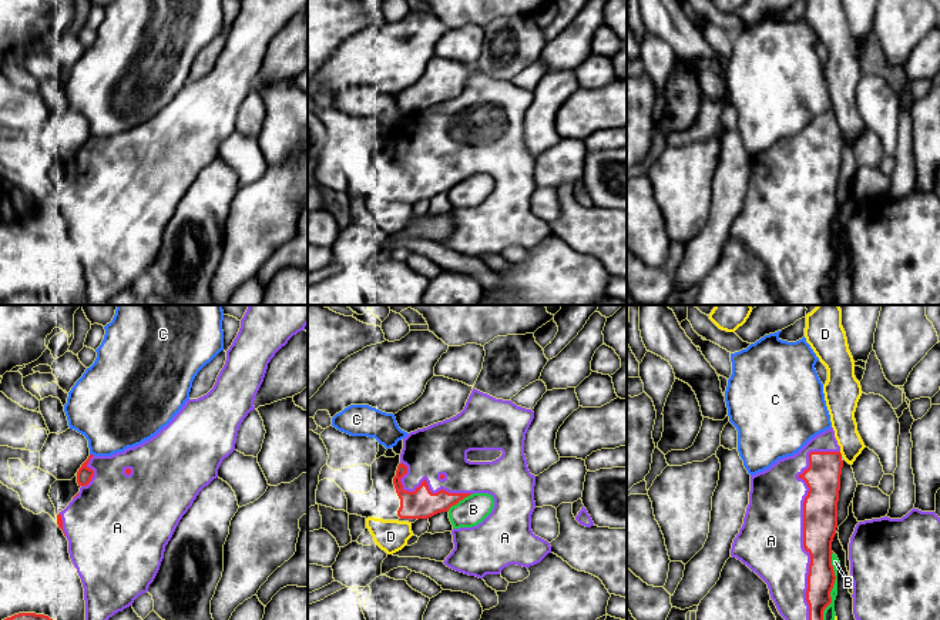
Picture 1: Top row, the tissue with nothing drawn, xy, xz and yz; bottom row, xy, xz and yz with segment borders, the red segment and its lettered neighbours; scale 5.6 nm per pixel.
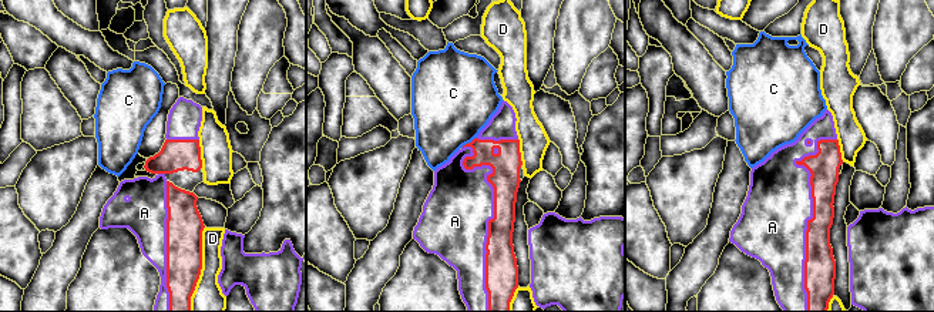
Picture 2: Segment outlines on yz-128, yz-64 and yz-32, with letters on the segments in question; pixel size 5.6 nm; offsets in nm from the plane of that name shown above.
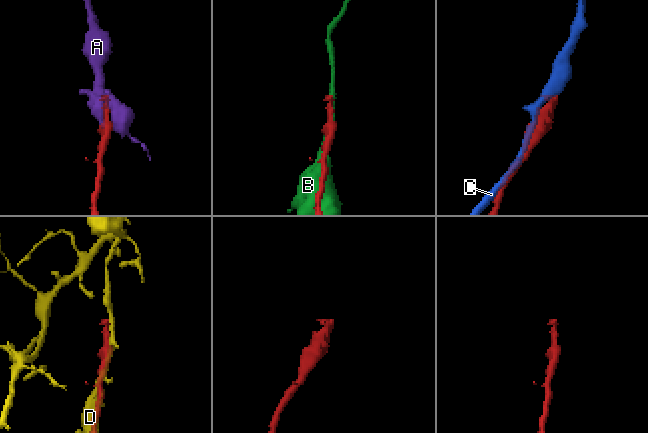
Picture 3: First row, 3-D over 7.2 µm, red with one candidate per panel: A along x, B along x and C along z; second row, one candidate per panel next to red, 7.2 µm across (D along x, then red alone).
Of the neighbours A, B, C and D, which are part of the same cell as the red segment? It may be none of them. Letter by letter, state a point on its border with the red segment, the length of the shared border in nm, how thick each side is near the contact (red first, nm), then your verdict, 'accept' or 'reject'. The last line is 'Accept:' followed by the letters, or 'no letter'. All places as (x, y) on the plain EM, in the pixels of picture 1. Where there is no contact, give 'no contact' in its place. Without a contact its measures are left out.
A: meets red in yz at (803, 204); contact 1000 nm long; 190 nm thick on the red side, 360 nm on the other; accept
B: meets red in yz at (832, 268); contact 420 nm long; 160 nm thick on the red side, 70 nm on the other; reject
C: meets red in xy at (93, 136); contact 30 nm long; 90 nm thick on the red side, 400 nm on the other; reject
D: meets red in yz at (841, 134); contact 30 nm long; 200 nm thick on the red side, 150 nm on the other; reject
Accept: A

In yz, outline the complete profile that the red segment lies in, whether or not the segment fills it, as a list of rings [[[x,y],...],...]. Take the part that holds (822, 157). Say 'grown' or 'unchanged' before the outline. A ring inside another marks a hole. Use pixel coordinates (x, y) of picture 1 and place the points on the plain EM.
grown | [[[833,108],[812,118],[798,134],[751,157],[749,185],[733,219],[731,237],[755,252],[769,269],[779,295],[789,305],[823,305],[836,257],[832,222],[843,141]]]

